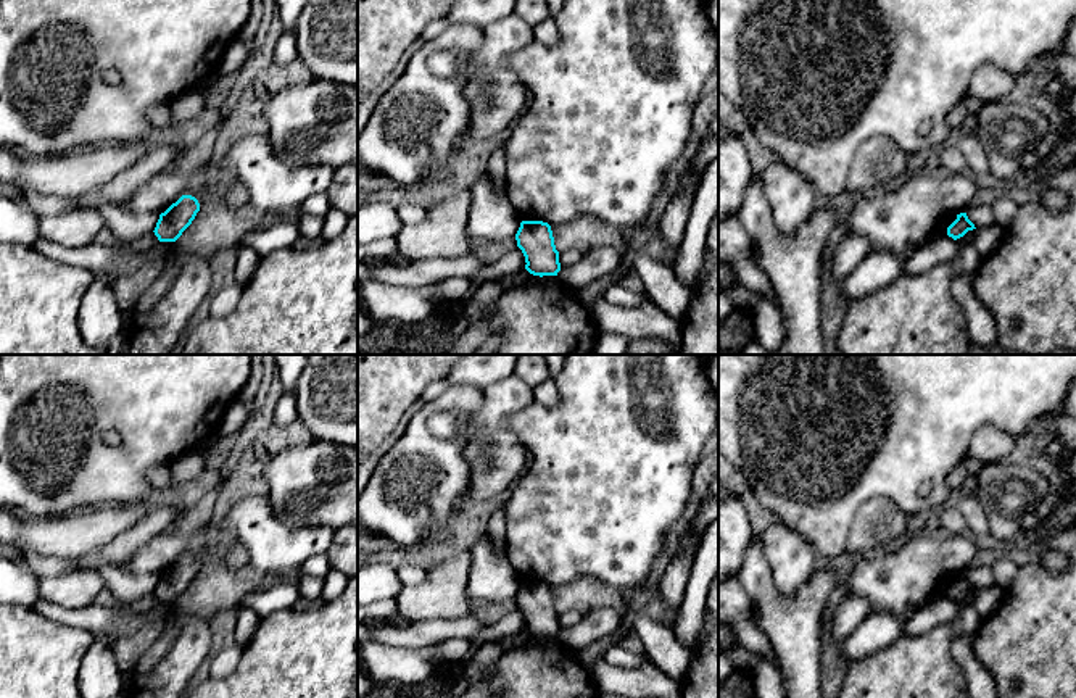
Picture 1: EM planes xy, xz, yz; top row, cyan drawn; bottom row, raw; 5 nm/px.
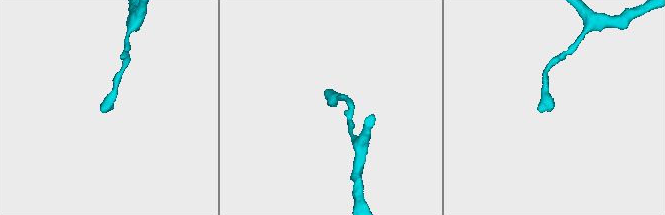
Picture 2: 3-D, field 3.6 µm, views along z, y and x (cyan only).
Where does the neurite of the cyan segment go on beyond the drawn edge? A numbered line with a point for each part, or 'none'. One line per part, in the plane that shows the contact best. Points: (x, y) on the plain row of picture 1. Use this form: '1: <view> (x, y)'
none

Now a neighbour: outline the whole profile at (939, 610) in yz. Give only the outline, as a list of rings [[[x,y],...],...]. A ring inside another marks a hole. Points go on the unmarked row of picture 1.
[[[947,595],[931,596],[905,624],[905,635],[925,635],[931,629],[952,624],[958,617],[958,608]]]

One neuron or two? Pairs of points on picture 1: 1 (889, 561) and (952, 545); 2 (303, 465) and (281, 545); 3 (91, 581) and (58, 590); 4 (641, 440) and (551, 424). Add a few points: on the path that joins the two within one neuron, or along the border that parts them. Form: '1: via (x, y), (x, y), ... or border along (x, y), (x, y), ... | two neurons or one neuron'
1: via (906, 561), (927, 561), (936, 556) | one neuron
2: border along (264, 497), (271, 511), (285, 524), (324, 527) | two neurons
3: via (82, 587), (66, 590) | one neuron
4: via (619, 440), (574, 440) | one neuron

